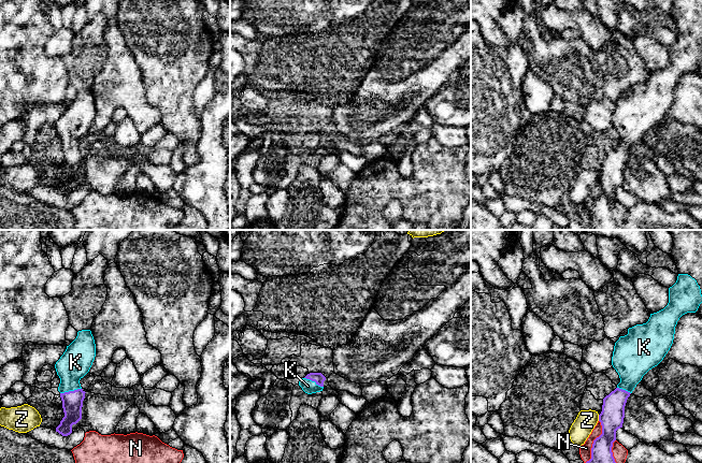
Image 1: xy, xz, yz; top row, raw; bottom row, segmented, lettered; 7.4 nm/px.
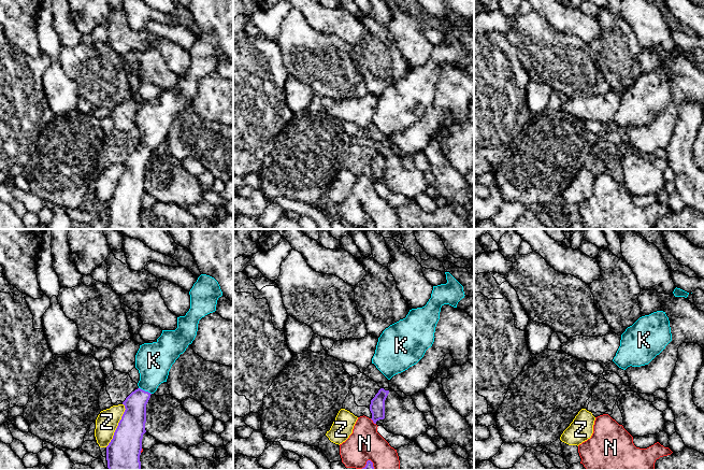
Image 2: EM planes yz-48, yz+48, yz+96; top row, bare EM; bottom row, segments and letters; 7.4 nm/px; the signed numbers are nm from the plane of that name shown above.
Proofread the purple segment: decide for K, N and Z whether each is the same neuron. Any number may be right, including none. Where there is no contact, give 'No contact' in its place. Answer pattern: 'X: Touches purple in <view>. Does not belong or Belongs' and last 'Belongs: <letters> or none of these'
K: Touches purple in xy. Belongs
N: Touches purple in yz. Does not belong
Z: Touches purple in yz. Does not belong
Belongs: K

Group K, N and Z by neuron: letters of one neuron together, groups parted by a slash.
K / N / Z

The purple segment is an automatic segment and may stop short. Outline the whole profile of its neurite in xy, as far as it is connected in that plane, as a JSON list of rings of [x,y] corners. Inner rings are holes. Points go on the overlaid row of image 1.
[[[90,330],[77,332],[76,338],[67,346],[56,362],[55,368],[60,378],[58,391],[62,401],[65,417],[56,428],[62,436],[72,433],[72,425],[82,419],[85,391],[80,380],[89,372],[96,357],[96,344]]]

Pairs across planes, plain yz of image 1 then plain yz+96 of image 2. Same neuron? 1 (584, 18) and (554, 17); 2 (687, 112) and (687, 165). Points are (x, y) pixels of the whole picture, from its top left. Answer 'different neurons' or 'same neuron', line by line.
1: same neuron
2: different neurons

